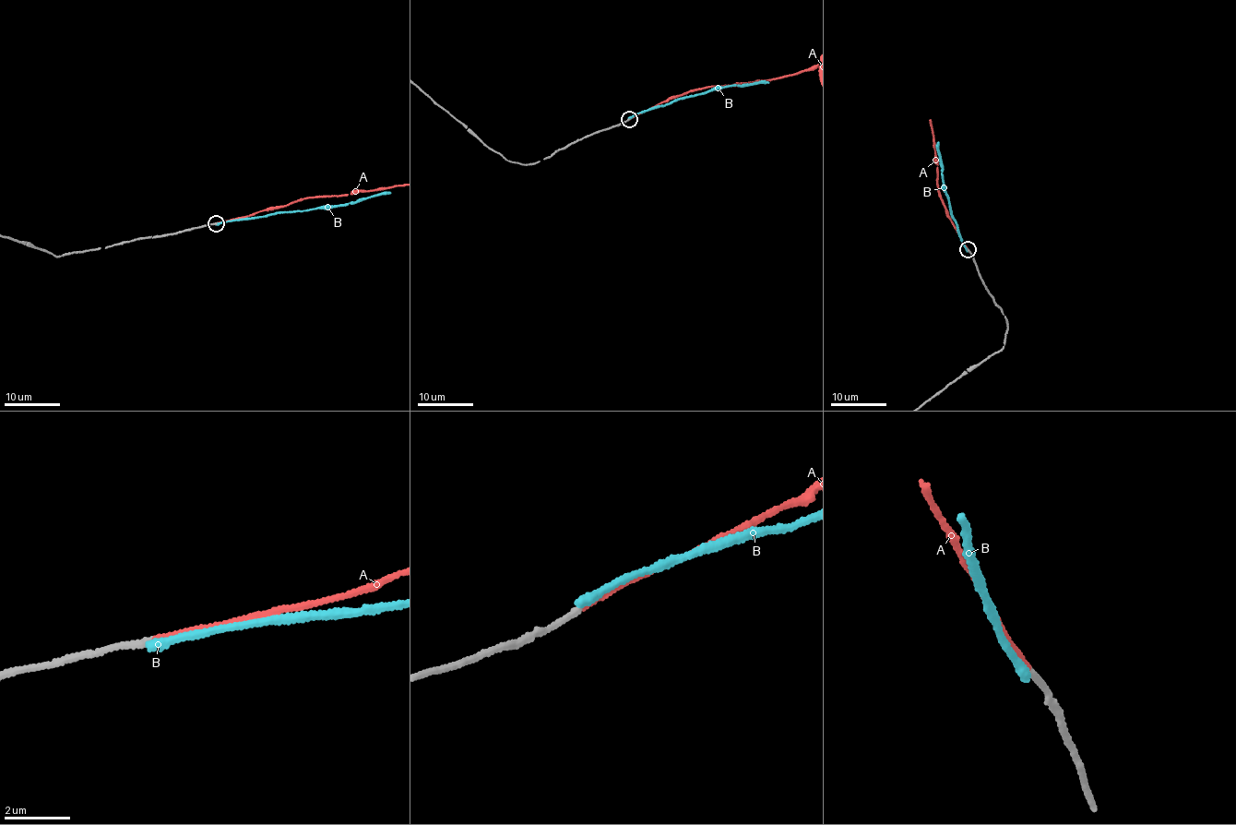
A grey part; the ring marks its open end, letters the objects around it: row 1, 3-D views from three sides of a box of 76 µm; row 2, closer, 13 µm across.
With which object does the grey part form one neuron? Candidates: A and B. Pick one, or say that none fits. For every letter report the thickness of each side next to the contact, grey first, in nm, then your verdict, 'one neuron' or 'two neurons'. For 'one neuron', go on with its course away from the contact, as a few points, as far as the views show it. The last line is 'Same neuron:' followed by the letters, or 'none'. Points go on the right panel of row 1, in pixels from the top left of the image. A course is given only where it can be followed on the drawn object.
A: 200/200 nm | one neuron
B: 200/280 nm | two neurons
Same neuron: A

